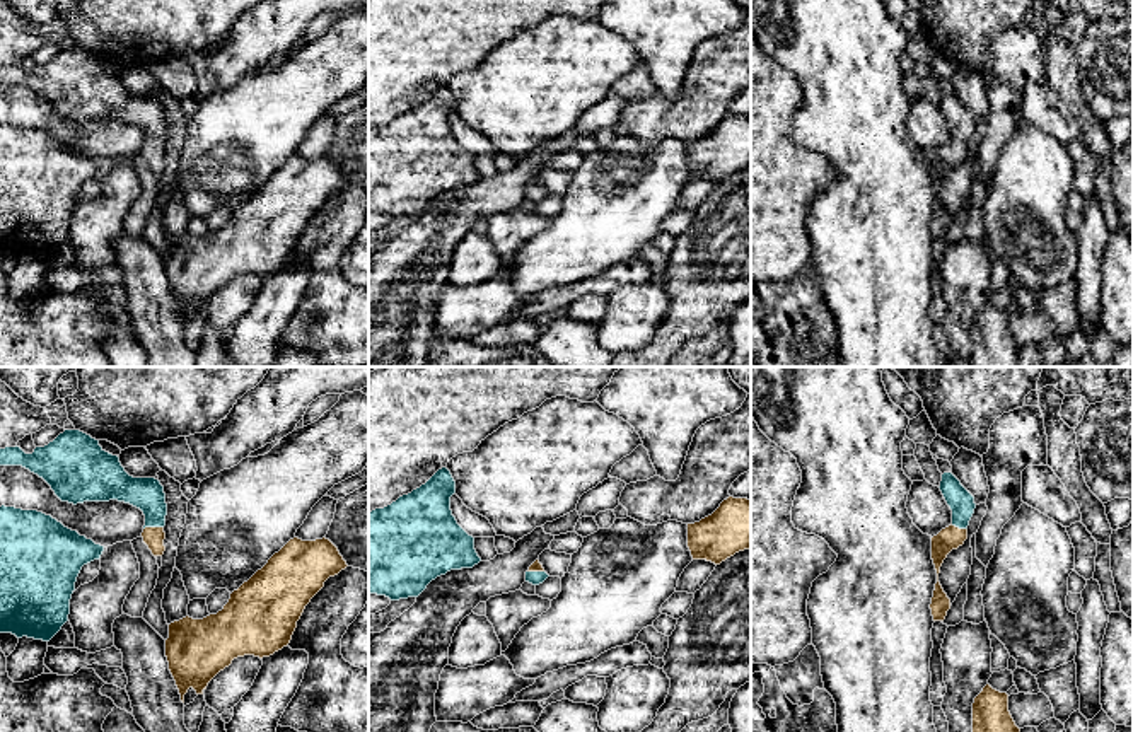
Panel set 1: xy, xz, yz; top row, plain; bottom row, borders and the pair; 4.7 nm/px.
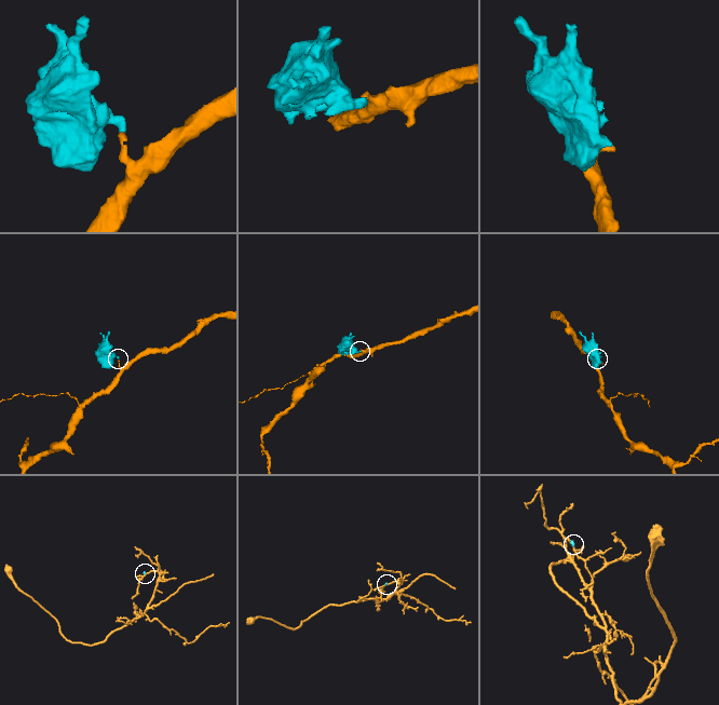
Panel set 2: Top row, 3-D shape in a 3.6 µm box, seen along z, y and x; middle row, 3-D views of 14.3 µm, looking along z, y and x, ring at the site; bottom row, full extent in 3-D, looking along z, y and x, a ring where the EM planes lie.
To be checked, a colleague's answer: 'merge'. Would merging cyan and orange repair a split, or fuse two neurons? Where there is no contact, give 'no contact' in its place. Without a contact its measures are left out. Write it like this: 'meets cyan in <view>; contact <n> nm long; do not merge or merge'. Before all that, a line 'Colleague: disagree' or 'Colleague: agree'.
Colleague: agree
meets cyan in xy; contact 100 nm long; merge

